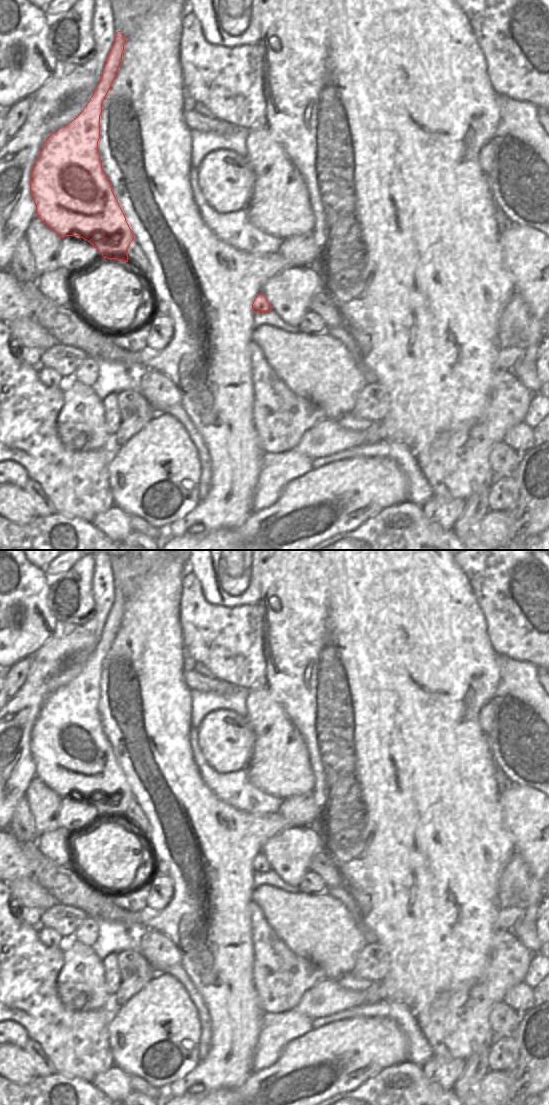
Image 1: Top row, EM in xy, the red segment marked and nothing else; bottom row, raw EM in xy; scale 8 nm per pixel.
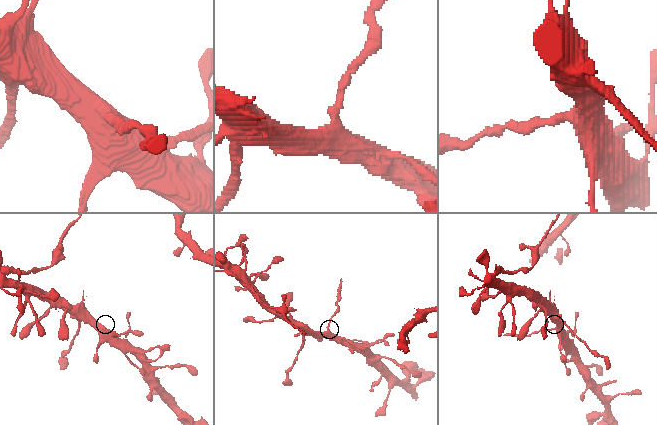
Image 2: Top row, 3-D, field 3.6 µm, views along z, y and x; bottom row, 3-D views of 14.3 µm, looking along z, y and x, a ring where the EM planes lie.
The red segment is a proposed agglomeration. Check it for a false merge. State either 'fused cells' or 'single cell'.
fused cells

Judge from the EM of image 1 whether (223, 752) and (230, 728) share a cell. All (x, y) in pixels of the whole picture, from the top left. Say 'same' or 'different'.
same

